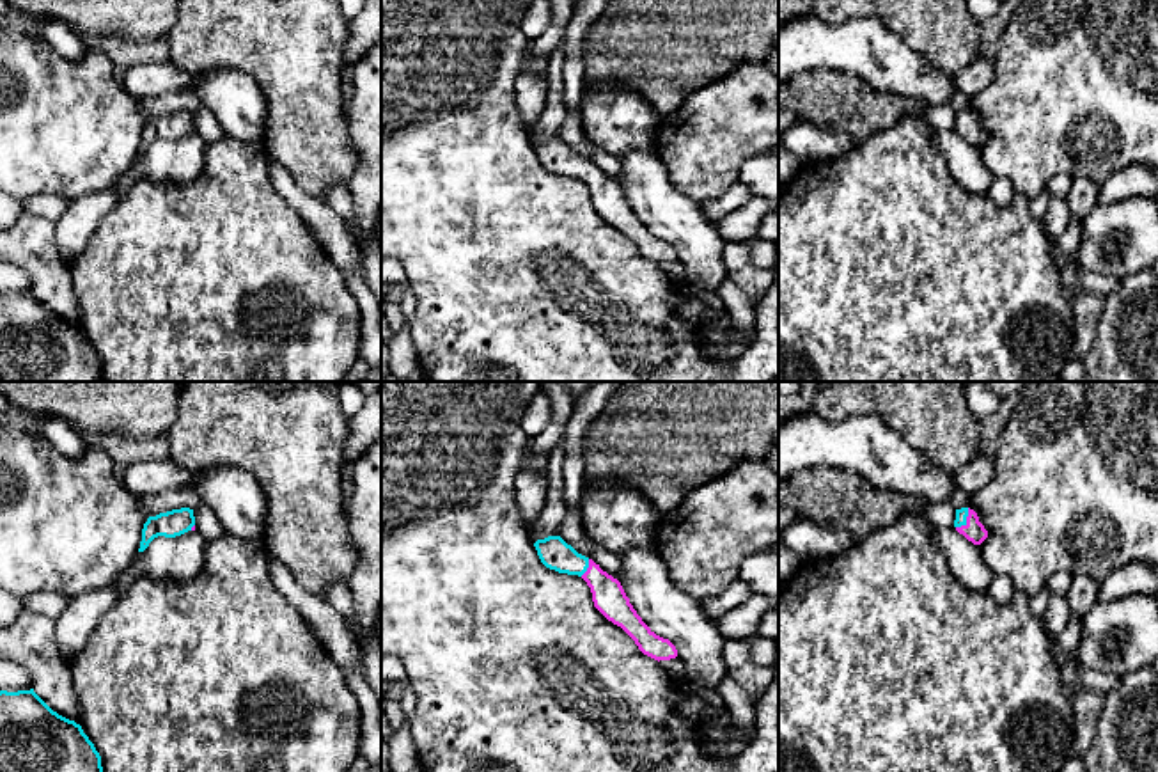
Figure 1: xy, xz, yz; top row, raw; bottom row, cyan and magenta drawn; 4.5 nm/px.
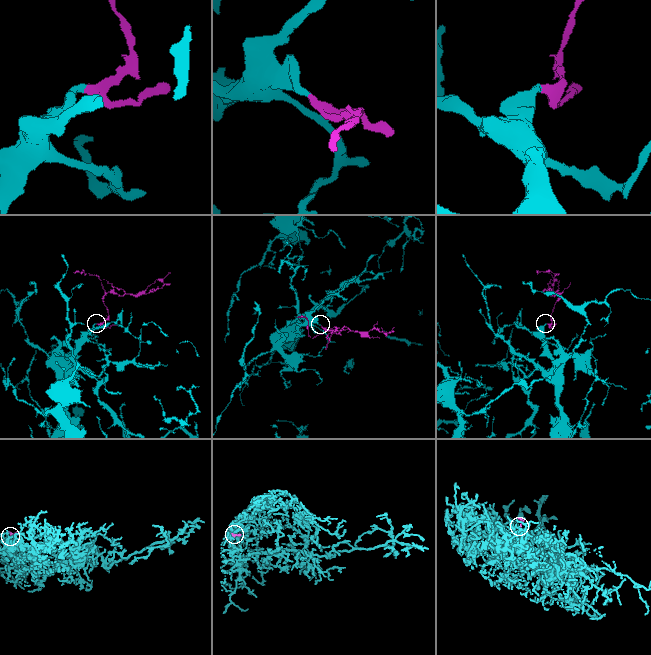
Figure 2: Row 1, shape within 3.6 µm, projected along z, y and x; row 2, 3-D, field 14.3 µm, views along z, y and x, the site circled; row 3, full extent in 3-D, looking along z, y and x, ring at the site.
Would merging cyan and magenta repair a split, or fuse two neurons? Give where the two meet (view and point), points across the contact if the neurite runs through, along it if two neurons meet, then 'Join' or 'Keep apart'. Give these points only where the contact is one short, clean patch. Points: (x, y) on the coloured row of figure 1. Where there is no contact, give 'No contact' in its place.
Touches cyan at yz (965, 520). Path across: yz (962, 513), (965, 520), (974, 531). Join

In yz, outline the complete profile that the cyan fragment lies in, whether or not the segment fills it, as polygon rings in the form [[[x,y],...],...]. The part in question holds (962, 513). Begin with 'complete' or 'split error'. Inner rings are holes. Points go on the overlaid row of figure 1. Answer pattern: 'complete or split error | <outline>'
split error | [[[970,508],[956,509],[954,527],[974,545],[981,545],[988,538],[988,531],[979,522],[979,516]]]

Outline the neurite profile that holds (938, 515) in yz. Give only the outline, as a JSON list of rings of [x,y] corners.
[[[951,502],[920,504],[913,511],[924,516],[935,529],[954,527],[956,508]]]

